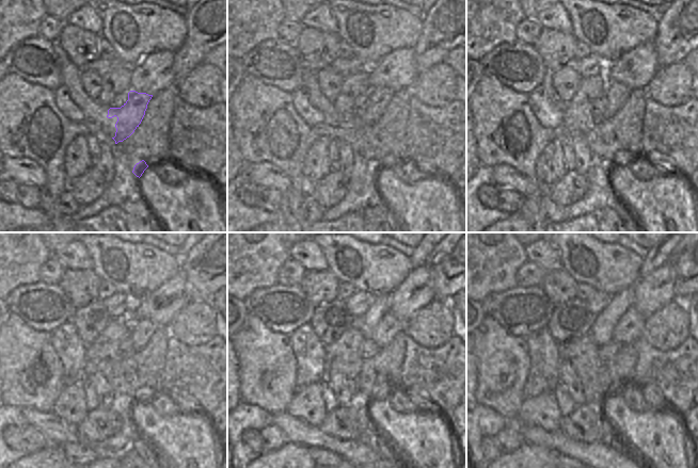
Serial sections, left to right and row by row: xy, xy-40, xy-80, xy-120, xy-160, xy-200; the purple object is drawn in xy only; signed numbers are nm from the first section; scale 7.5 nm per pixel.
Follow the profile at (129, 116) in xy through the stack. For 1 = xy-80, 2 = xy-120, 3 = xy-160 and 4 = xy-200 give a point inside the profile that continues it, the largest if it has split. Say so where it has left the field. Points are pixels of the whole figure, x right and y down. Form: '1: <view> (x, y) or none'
1: xy-80 (617, 94)
2: xy-120 (141, 329)
3: xy-160 (390, 326)
4: xy-200 (630, 327)

